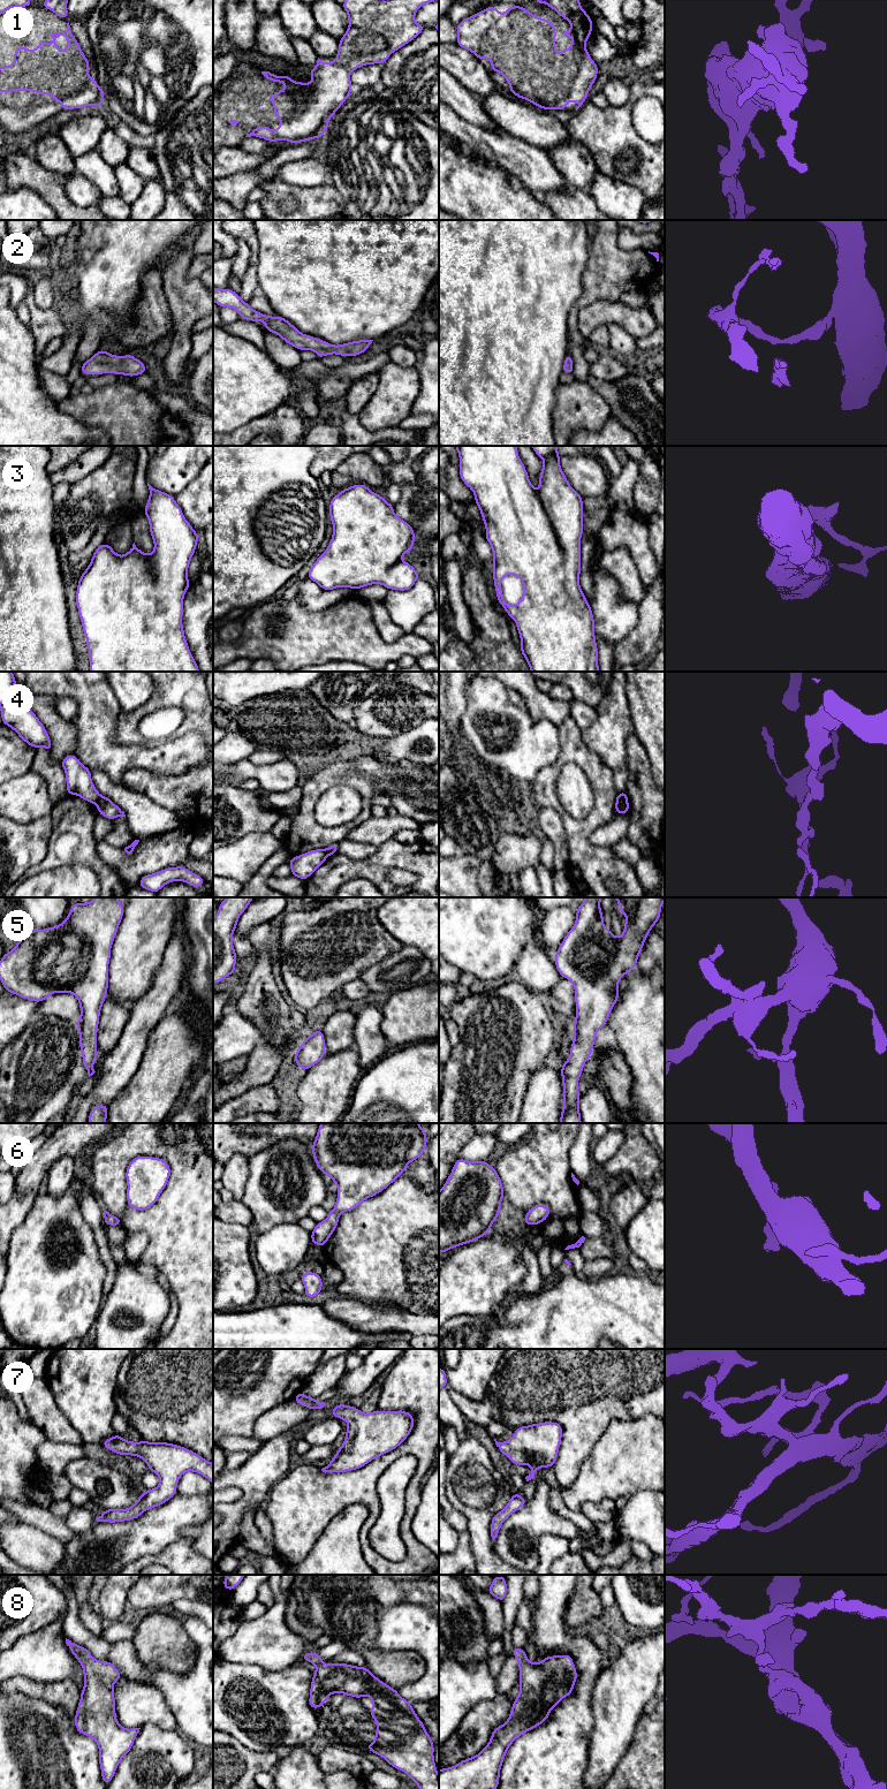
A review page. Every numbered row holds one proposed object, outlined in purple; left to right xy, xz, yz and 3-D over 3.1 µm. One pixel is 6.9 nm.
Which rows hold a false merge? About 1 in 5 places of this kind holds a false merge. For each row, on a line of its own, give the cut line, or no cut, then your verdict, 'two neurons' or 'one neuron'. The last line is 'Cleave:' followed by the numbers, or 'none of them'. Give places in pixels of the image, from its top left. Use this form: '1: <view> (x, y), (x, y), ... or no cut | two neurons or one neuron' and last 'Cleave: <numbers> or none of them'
1: no cut | one neuron
2: no cut | one neuron
3: no cut | one neuron
4: xy (101, 796), (97, 805) | two neurons
5: no cut | one neuron
6: no cut | one neuron
7: no cut | one neuron
8: no cut | one neuron
Cleave: 4

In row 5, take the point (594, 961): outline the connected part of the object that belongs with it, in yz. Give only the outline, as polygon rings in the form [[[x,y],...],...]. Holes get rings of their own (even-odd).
[[[585,897],[583,903],[576,909],[576,922],[574,926],[562,940],[554,957],[554,964],[560,976],[569,979],[574,986],[577,1009],[576,1018],[573,1021],[574,1041],[570,1046],[569,1059],[562,1062],[561,1068],[563,1105],[561,1106],[560,1123],[582,1123],[578,1105],[581,1098],[581,1093],[578,1092],[581,1074],[586,1060],[590,1059],[591,1053],[593,1052],[597,1031],[607,1025],[608,1016],[614,1005],[619,1001],[619,981],[624,975],[631,972],[636,968],[644,942],[652,927],[659,920],[661,905],[665,901],[665,897],[615,897],[622,916],[628,916],[629,918],[624,920],[622,935],[614,937],[612,934],[612,928],[608,930],[604,926],[604,916],[600,908],[601,899],[602,897]]]

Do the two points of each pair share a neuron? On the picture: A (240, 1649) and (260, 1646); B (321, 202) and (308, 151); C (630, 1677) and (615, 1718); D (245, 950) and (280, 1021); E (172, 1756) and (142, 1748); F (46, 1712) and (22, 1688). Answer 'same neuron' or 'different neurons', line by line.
A: same neuron
B: different neurons
C: same neuron
D: different neurons
E: same neuron
F: different neurons

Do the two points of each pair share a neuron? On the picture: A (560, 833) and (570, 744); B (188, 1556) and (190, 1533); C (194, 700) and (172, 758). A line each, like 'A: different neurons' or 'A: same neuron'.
A: different neurons
B: different neurons
C: different neurons

